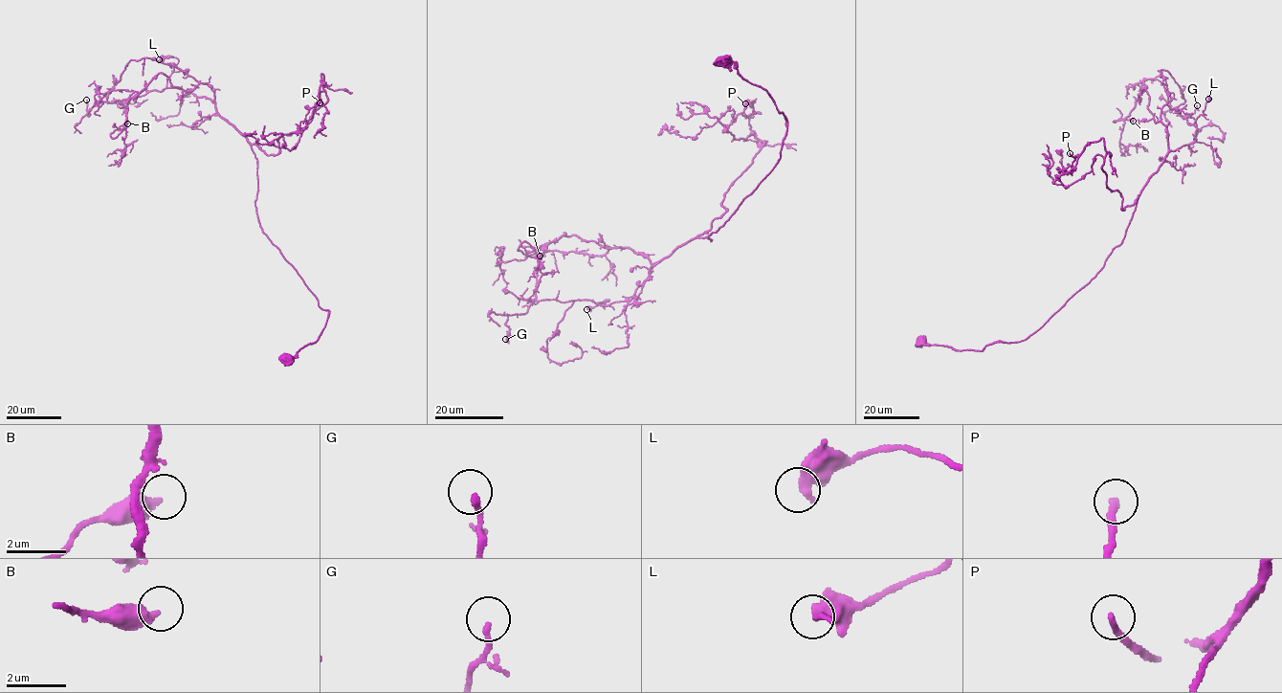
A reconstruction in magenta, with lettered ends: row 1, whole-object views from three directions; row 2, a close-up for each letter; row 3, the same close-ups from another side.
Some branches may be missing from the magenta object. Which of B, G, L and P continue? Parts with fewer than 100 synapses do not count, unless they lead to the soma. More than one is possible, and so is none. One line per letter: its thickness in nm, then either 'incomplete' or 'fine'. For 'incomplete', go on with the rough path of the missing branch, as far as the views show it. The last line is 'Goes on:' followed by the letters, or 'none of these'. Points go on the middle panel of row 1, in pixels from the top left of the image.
B: 440 nm | fine
G: 180 nm | fine
L: 480 nm | fine
P: 220 nm | fine
Goes on: none of these

